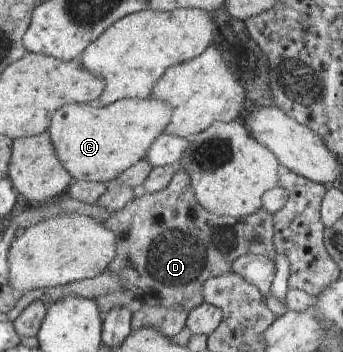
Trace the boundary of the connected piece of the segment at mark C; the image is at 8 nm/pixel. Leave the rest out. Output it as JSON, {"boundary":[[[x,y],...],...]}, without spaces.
{"boundary":[[[124,98],[106,107],[73,103],[61,107],[49,127],[61,162],[74,180],[110,183],[147,157],[152,144],[167,131],[173,109],[160,98]]]}

